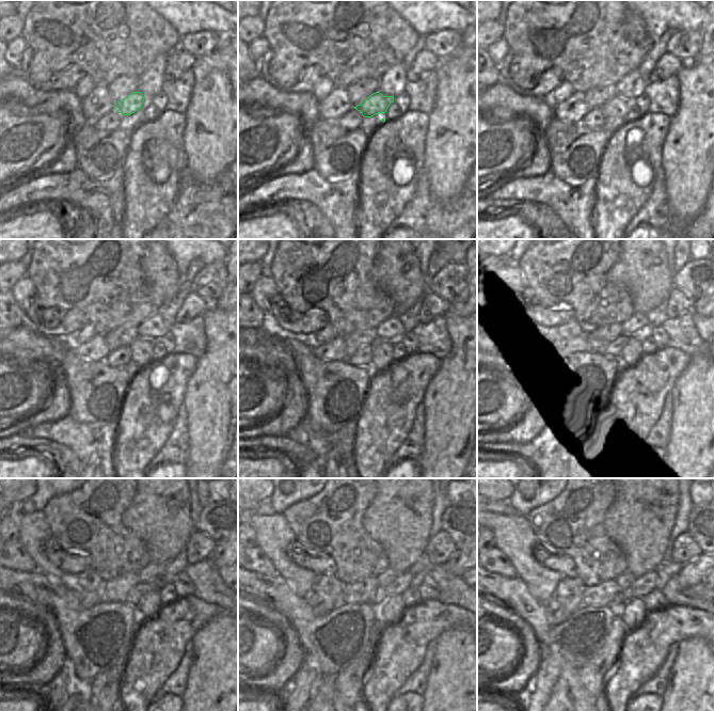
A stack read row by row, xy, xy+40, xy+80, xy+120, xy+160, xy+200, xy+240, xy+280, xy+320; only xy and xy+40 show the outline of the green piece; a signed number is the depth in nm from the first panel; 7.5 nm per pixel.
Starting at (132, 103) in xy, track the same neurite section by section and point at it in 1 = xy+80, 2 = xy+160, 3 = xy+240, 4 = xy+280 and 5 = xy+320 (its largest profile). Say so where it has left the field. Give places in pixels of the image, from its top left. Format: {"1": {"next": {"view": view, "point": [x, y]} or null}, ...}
{"1": {"next": {"view": "xy+80", "point": [617, 107]}}, "2": {"next": {"view": "xy+160", "point": [382, 359]}}, "3": {"next": {"view": "xy+240", "point": [148, 609]}}, "4": {"next": {"view": "xy+280", "point": [390, 611]}}, "5": {"next": {"view": "xy+320", "point": [634, 612]}}}

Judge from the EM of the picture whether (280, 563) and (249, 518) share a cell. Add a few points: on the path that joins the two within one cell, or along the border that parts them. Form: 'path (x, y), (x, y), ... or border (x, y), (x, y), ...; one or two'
path (276, 551), (274, 541), (260, 527); one

